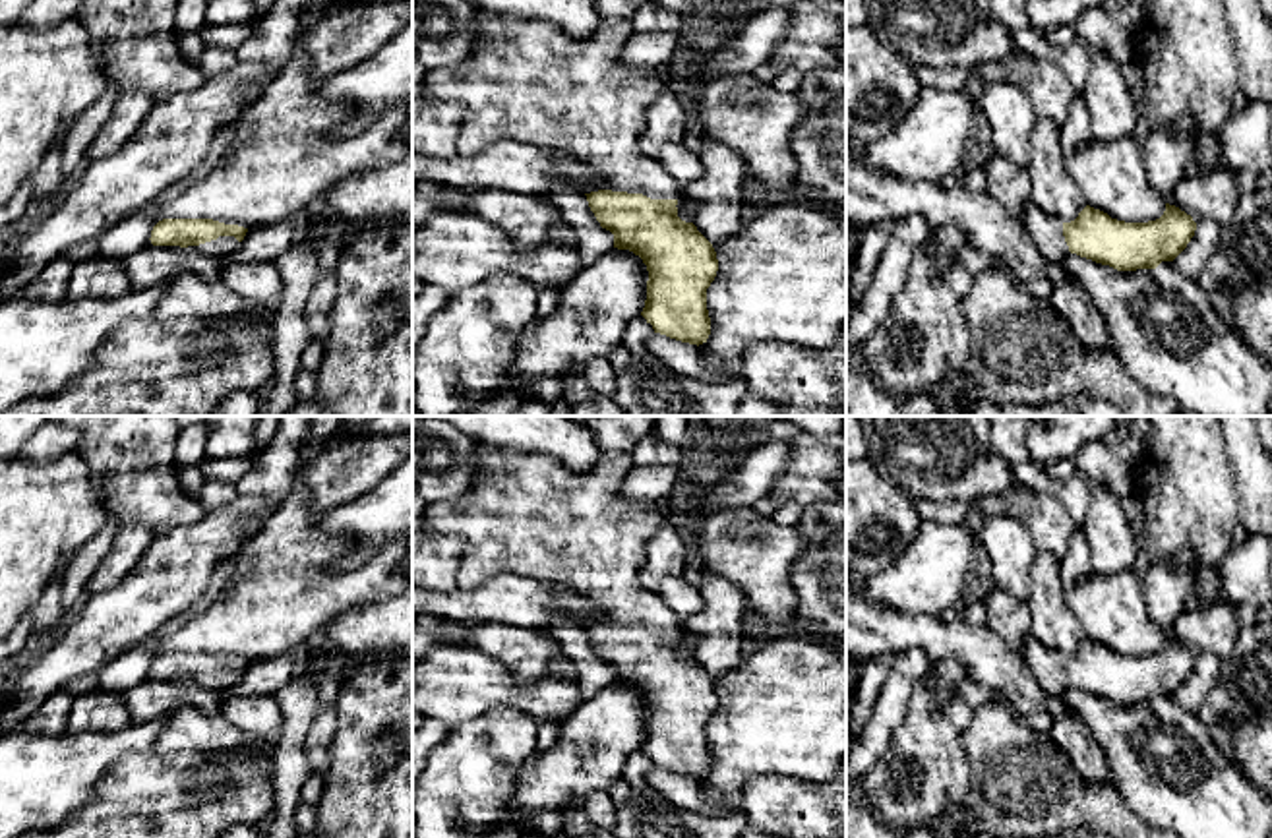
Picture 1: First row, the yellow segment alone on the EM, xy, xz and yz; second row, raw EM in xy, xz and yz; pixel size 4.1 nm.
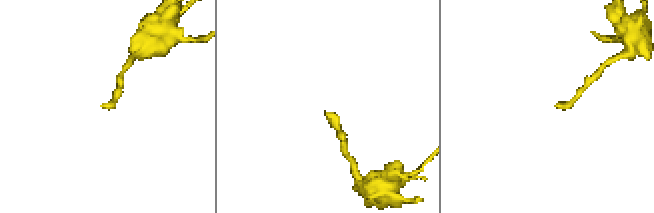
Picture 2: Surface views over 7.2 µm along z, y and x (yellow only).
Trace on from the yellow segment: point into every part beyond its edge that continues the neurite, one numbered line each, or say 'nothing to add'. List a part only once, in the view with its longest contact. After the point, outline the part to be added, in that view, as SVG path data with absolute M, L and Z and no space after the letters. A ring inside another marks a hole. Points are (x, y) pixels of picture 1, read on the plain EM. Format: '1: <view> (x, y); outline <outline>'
1: xz (525, 513); outline M480 439L474 441L474 459L476 474L467 492L428 503L424 509L424 528L461 536L465 542L457 588L472 590L498 575L517 575L583 596L596 604L612 625L643 627L651 633L680 631L680 615L660 594L639 583L639 571L647 561L647 544L660 526L660 517L652 501L633 501L621 495L621 482L633 468L629 453L604 453L587 474L573 474L554 455L501 451Z

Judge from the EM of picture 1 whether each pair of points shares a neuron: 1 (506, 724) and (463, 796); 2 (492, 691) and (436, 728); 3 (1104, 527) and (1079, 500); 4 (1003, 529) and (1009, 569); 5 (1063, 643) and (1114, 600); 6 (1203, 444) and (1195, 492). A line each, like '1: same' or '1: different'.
1: same
2: different
3: different
4: same
5: different
6: same

